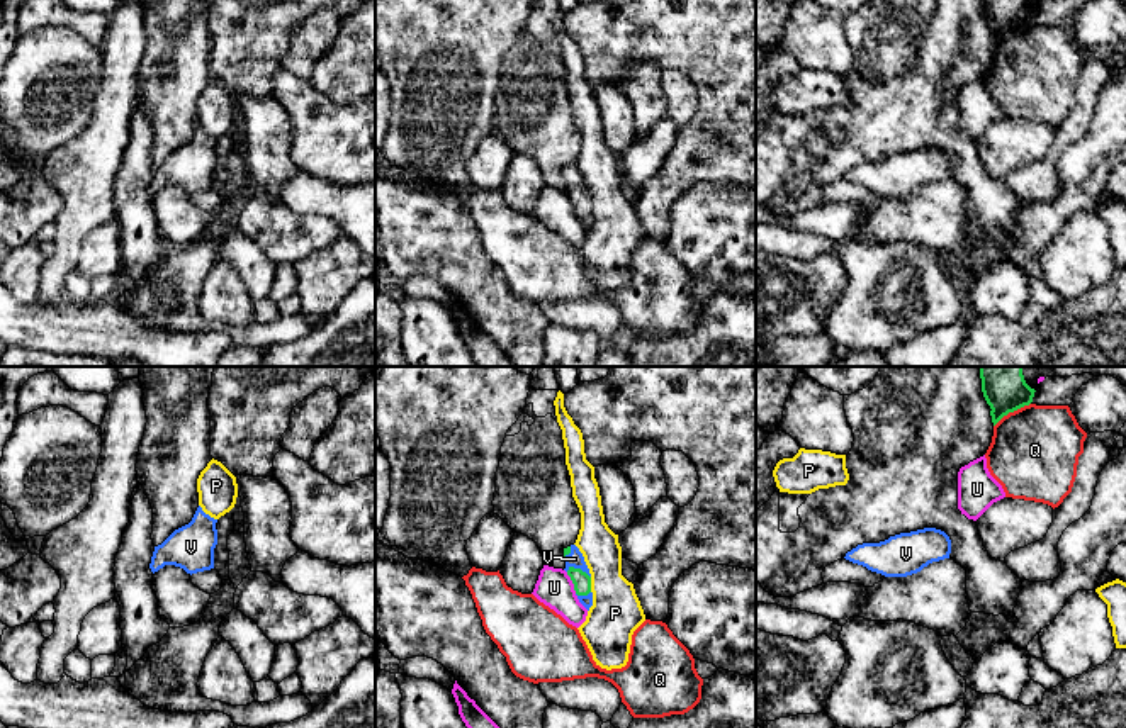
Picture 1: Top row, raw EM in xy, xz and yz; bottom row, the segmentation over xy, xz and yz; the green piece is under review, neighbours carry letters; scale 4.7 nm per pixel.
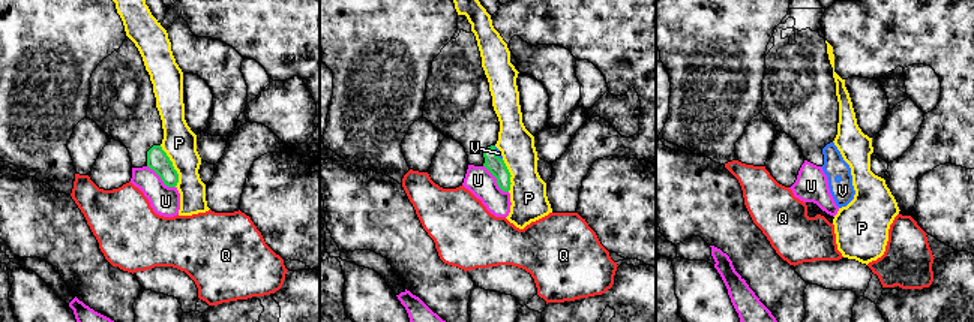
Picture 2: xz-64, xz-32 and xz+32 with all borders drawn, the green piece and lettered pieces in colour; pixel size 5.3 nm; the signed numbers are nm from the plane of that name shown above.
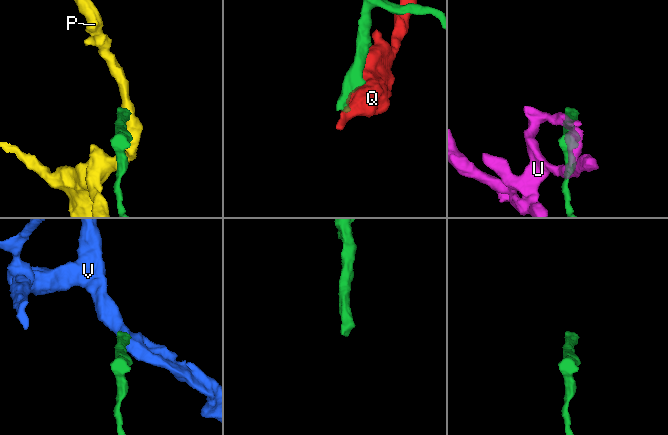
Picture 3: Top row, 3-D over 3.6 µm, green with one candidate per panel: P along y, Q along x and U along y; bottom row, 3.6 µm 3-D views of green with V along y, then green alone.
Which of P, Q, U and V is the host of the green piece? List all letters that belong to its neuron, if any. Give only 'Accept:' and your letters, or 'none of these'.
Accept: V

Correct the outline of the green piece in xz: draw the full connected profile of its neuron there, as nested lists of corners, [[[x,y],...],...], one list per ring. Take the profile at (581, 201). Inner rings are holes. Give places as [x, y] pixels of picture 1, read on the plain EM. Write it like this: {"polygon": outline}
{"polygon": [[[576,165],[564,168],[566,192],[574,204],[579,222],[589,231],[593,226],[591,193]]]}

